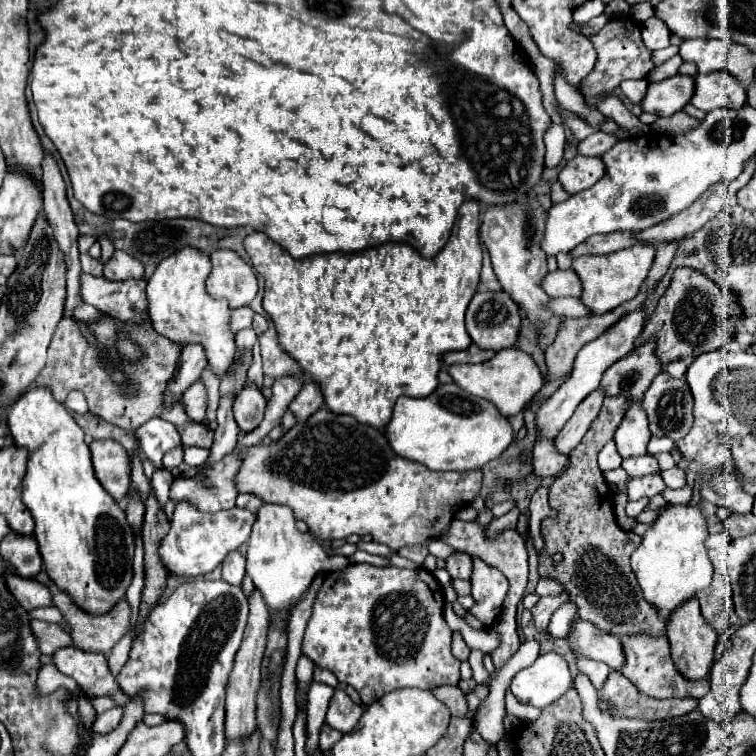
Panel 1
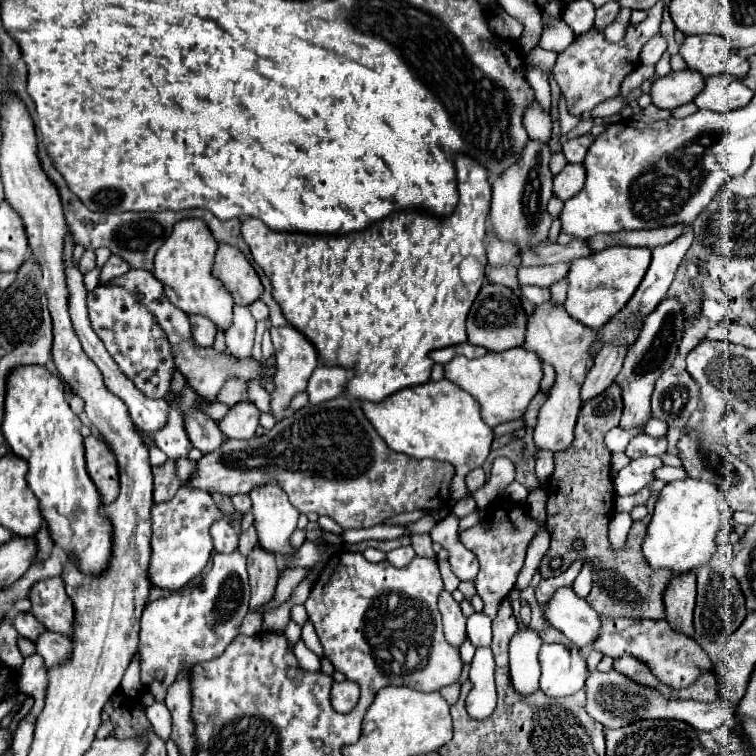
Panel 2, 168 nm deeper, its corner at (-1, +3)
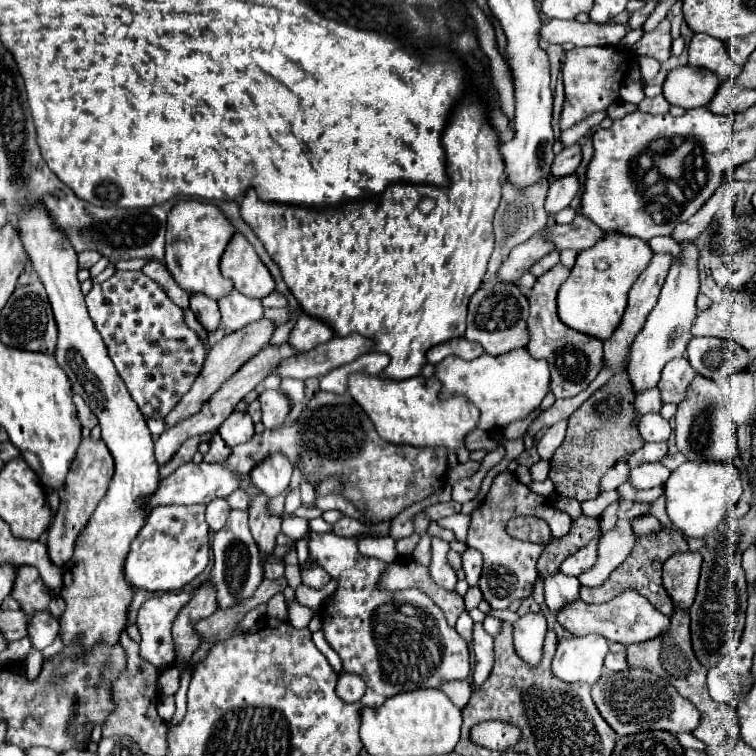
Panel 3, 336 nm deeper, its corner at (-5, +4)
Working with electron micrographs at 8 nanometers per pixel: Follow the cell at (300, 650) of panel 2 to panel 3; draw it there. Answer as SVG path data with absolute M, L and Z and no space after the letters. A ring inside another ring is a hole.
M293 601L293 603L289 603L287 605L287 615L289 615L289 623L293 625L293 627L307 627L307 623L311 621L311 617L313 617L313 611L309 609L309 607L305 607L305 605L301 605L299 601Z

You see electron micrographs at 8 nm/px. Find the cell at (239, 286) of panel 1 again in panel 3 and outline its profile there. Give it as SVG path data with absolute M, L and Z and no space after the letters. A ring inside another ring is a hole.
M235 233L225 249L221 257L221 273L233 281L235 289L253 299L263 299L275 291L275 281L269 269L241 233Z

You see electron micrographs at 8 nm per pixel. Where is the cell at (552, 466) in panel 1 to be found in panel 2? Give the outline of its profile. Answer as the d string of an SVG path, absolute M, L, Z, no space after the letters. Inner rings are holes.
M551 302L537 306L535 314L529 316L525 348L537 352L539 358L549 362L557 372L557 380L549 392L547 402L539 410L539 418L535 426L535 446L539 450L549 450L557 454L557 452L567 450L573 444L573 438L575 438L573 430L575 430L579 410L581 410L579 392L581 392L581 386L589 368L593 366L593 360L589 358L589 346L593 338L595 338L595 332L591 328L571 318L565 312L565 308L553 308Z

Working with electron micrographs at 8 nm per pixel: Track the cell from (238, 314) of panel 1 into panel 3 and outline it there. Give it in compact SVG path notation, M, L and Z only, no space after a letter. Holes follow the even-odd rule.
M277 291L267 295L267 297L263 297L261 303L263 303L263 307L287 307L287 299Z

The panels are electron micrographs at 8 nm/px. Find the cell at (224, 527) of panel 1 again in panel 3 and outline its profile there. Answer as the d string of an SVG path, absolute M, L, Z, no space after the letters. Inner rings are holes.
M163 505L147 515L147 523L133 539L123 563L125 581L145 591L181 591L191 583L209 561L209 525L205 521L205 505Z

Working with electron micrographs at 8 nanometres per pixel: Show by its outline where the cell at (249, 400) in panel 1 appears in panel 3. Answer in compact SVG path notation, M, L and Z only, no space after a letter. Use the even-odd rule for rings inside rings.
M233 411L219 427L217 431L221 435L221 439L229 445L229 447L235 447L235 445L241 445L245 441L249 441L253 437L253 421L247 413L237 413Z

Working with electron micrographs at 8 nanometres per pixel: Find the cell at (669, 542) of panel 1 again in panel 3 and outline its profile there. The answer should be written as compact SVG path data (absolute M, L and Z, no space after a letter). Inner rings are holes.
M685 461L677 467L665 483L667 515L683 531L685 537L703 537L713 531L727 515L727 511L743 495L741 471L727 461Z

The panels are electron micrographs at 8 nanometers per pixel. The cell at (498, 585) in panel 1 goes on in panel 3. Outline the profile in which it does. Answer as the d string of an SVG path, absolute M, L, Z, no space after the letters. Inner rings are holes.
M503 471L493 479L493 485L485 501L471 513L471 523L469 523L467 541L465 541L469 547L481 551L483 555L483 573L481 573L479 587L483 591L485 601L493 609L507 609L507 605L513 599L529 597L539 577L535 565L537 565L537 557L541 555L541 545L513 539L505 531L507 521L519 515L539 515L551 527L553 537L567 535L571 529L571 521L573 521L565 511L555 509L547 497L537 495L527 485L519 483L511 471Z

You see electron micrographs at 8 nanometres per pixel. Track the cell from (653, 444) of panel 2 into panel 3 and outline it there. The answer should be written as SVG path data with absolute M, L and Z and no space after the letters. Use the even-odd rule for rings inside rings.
M647 413L645 417L641 417L639 423L641 429L641 437L645 441L667 441L671 435L671 425L667 419L661 417L661 413Z

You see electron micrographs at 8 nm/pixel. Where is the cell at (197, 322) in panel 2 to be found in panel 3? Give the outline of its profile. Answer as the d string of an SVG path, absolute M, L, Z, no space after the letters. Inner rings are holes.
M193 293L189 297L189 307L191 311L197 315L199 323L207 329L207 331L215 331L221 323L221 317L219 317L219 307L217 307L217 301L203 295L203 293Z

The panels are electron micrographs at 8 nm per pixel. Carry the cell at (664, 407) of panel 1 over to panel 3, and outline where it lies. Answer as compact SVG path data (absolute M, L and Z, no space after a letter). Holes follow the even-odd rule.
M685 357L671 359L665 365L665 369L661 373L661 381L659 381L659 391L661 391L663 403L679 403L681 397L685 395L685 389L689 387L689 381L693 375L695 375L695 371Z

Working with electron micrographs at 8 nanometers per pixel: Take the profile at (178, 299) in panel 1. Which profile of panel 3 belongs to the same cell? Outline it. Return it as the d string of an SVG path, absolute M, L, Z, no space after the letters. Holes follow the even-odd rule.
M179 201L167 219L167 253L165 265L175 281L187 289L187 293L205 293L213 299L227 295L233 289L233 281L225 279L219 271L219 259L233 237L235 227L223 211L213 203Z

